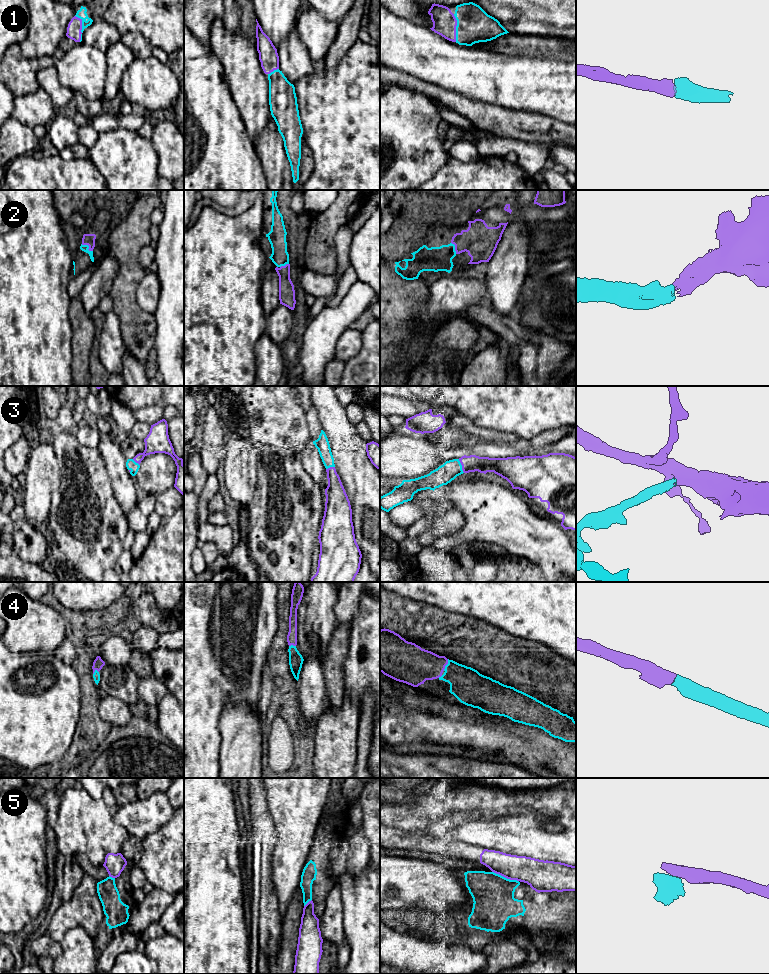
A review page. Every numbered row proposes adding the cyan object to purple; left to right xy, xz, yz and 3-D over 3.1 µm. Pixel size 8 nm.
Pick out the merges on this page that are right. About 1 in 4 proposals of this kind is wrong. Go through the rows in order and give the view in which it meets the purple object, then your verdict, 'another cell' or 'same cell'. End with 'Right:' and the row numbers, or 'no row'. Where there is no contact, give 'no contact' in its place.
1: meets purple in xy; same cell
2: meets purple in xy; same cell
3: meets purple in yz; same cell
4: meets purple in yz; same cell
5: meets purple in yz; another cell
Right: 1, 2, 3, 4

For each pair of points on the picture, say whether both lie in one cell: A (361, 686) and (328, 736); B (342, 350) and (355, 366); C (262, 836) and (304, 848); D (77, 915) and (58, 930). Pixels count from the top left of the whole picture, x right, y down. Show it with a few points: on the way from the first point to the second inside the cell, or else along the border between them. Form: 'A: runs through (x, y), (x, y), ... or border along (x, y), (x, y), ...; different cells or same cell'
A: border along (345, 695), (352, 700), (360, 712); different cells
B: border along (361, 338), (361, 349), (346, 362); different cells
C: border along (272, 817), (276, 831), (276, 842), (270, 856); different cells
D: runs through (72, 916), (63, 925); same cell

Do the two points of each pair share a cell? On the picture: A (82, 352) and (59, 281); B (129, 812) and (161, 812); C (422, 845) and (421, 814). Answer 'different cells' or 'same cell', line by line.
A: different cells
B: same cell
C: different cells

